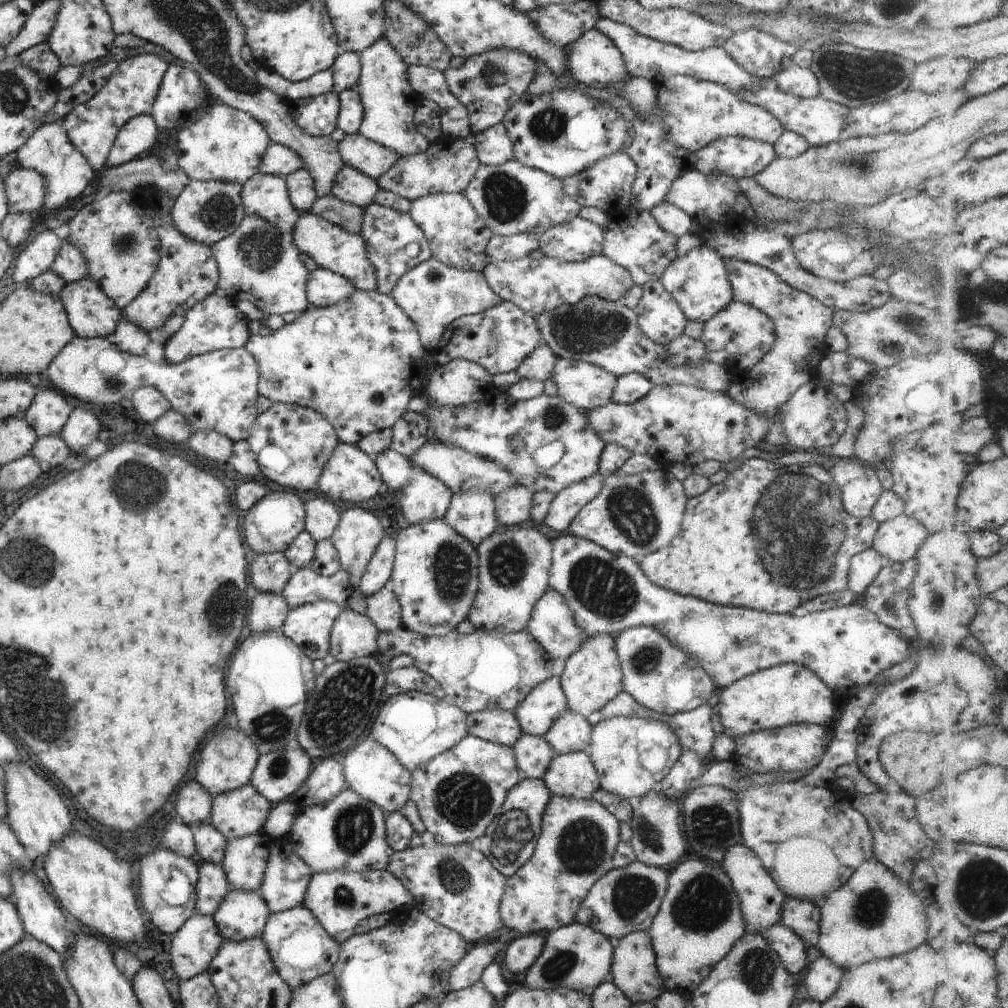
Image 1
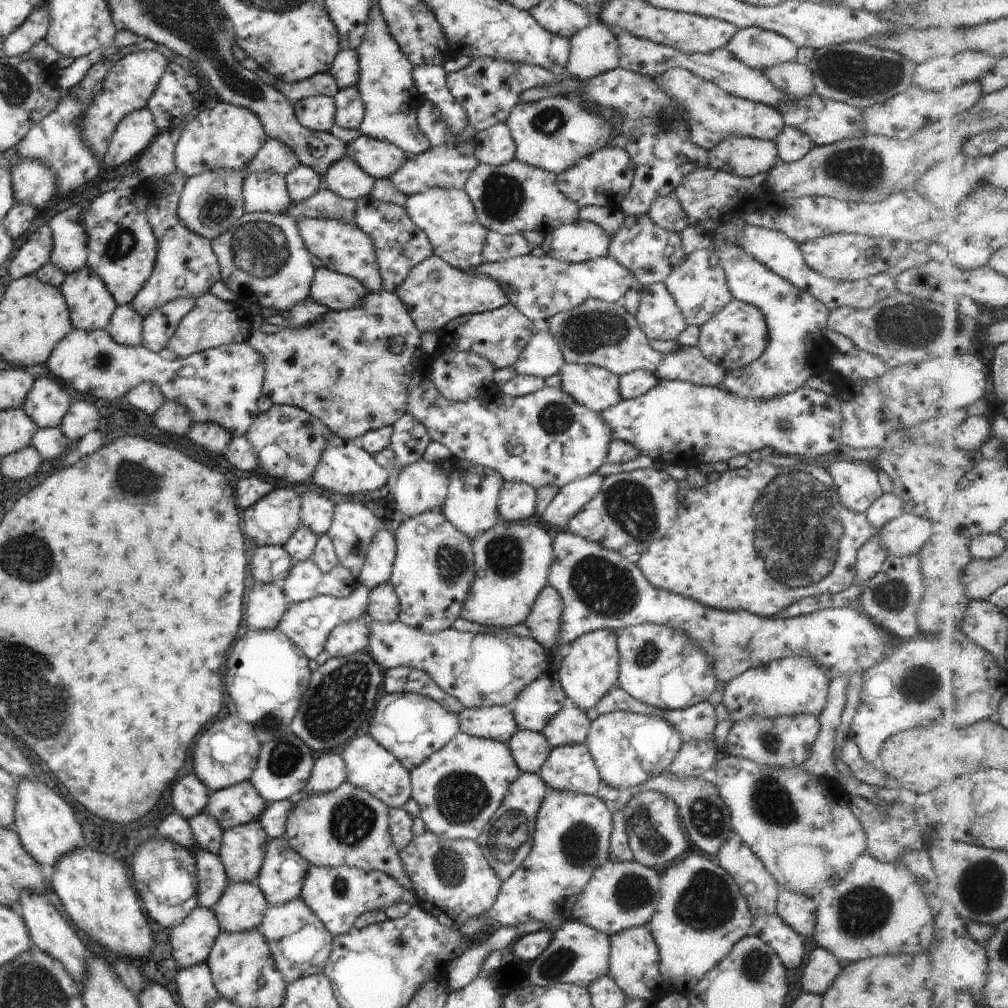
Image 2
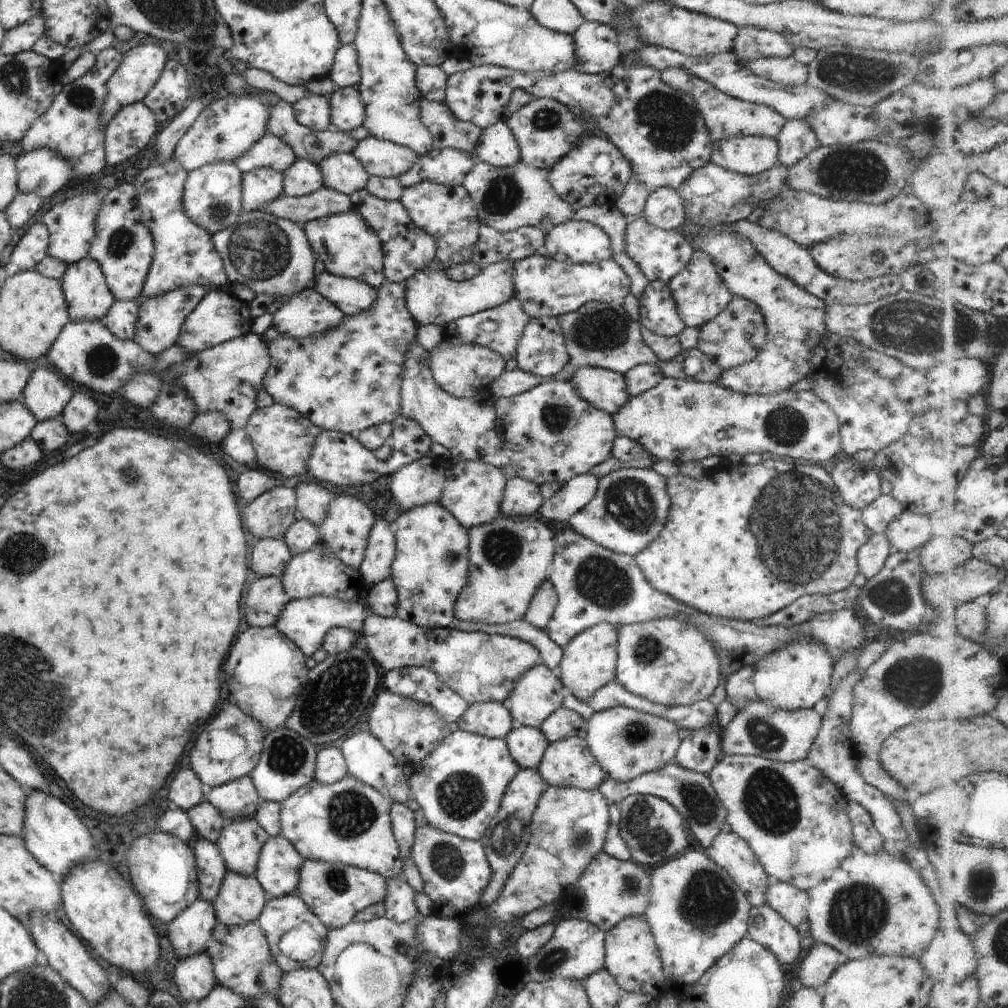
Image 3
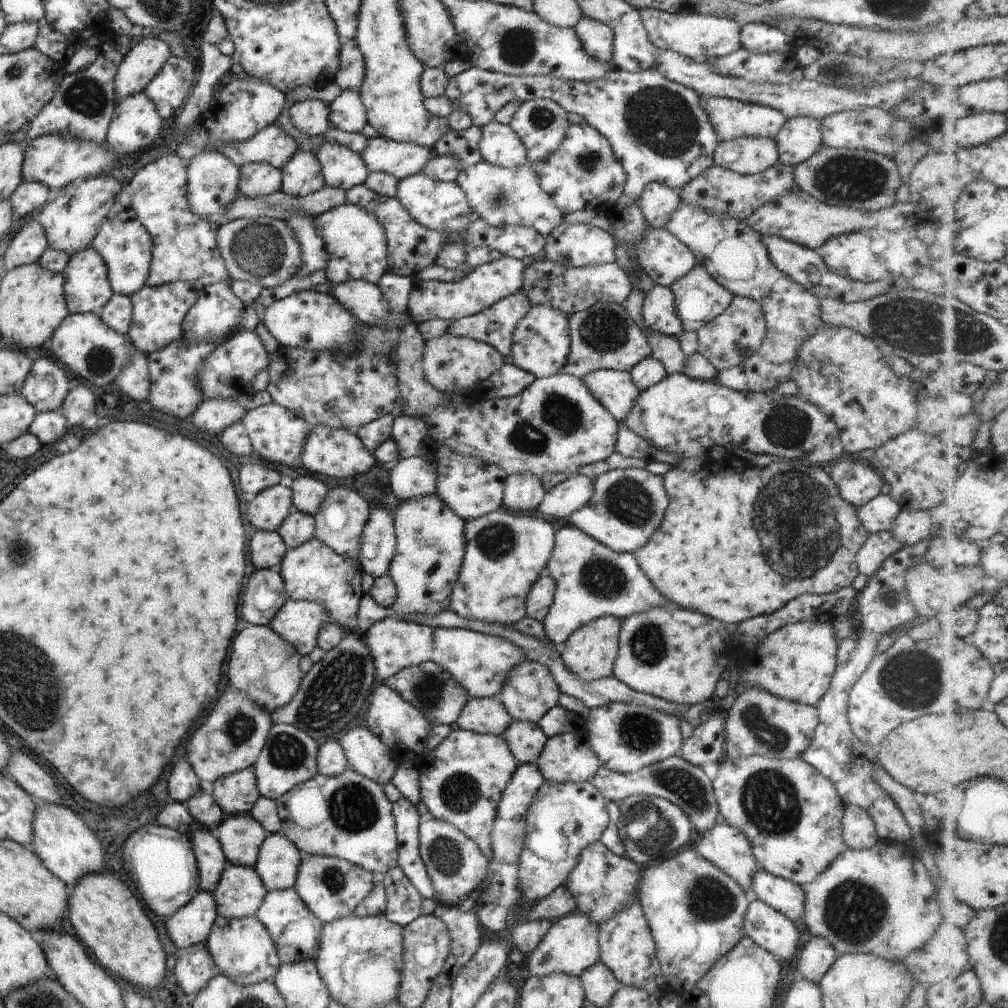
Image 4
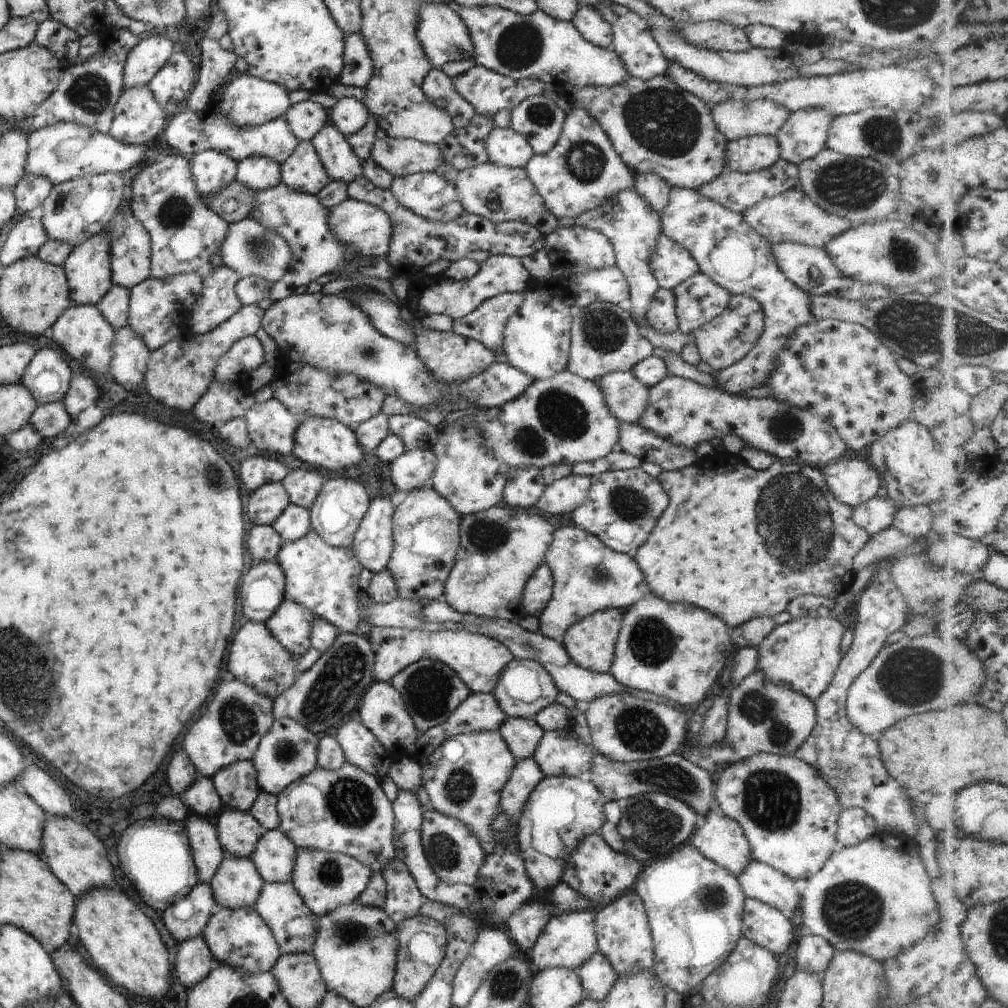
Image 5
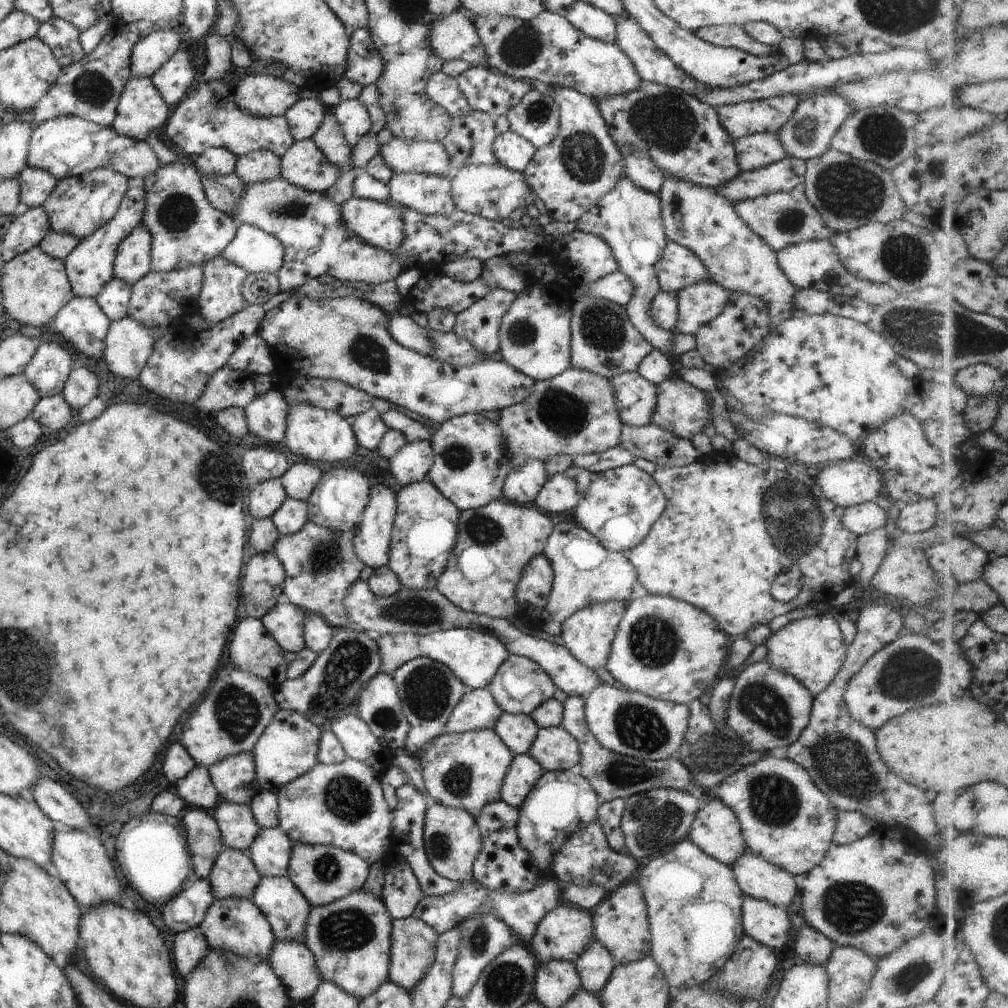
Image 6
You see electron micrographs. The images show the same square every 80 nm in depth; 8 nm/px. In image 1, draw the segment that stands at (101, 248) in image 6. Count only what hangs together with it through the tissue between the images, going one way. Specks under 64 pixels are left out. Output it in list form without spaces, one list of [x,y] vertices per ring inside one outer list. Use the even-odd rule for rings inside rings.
[[[89,279],[64,285],[58,294],[75,337],[107,338],[120,319],[120,309]]]

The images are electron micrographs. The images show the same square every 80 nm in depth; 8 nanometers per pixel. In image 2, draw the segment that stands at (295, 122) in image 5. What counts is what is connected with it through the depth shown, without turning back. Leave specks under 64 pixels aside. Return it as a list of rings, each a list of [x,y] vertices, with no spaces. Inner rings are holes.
[[[305,97],[291,105],[297,122],[306,129],[329,132],[333,126],[335,107],[332,97]]]

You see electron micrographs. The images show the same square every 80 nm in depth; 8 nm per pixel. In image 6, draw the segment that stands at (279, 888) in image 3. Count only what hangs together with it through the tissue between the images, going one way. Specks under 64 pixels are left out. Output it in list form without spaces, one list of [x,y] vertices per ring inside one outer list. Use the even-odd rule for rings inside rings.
[[[279,826],[260,828],[247,855],[261,877],[285,877],[292,846],[292,840]]]

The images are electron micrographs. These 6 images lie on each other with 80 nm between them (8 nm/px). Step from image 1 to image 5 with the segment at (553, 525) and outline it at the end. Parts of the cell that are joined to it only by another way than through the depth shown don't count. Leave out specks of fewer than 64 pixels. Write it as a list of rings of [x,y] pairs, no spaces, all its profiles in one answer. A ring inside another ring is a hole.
[[[569,475],[551,481],[534,504],[541,512],[561,516],[575,510],[586,499],[591,479],[585,475]]]

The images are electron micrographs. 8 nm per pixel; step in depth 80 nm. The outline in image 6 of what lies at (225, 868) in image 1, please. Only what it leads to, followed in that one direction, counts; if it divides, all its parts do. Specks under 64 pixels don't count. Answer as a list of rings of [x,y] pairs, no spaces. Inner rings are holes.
[[[218,800],[217,806],[209,813],[216,822],[223,848],[247,853],[260,829],[251,814],[249,805],[236,805]]]

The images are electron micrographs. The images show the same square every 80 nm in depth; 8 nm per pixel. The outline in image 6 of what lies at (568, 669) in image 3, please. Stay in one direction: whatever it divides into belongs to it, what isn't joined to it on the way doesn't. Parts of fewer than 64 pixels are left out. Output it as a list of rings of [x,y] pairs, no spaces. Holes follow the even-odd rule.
[[[607,601],[606,603],[590,605],[587,608],[574,612],[567,620],[561,623],[560,636],[561,640],[563,640],[562,646],[585,668],[591,670],[605,668],[610,644],[615,636],[617,625],[624,610],[625,605],[623,603]]]

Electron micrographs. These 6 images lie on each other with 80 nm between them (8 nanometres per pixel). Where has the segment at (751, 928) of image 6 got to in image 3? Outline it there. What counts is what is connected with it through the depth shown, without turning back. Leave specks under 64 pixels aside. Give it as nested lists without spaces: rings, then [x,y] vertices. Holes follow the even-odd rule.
[[[767,905],[750,907],[746,927],[746,936],[768,948],[782,964],[799,958],[801,935]]]

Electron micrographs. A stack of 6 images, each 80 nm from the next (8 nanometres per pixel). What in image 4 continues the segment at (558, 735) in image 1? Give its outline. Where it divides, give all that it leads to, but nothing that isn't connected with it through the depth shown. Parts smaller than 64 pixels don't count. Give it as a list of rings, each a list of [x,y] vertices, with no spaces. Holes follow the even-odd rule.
[[[555,705],[550,708],[537,722],[541,732],[549,738],[563,733],[573,733],[582,737],[586,734],[585,723],[577,714]]]

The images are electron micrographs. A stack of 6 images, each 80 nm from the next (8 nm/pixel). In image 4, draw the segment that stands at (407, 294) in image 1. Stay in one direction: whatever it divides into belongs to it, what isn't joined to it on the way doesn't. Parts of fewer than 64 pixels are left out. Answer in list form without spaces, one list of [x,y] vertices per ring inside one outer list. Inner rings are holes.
[[[501,256],[487,264],[472,267],[471,272],[458,281],[417,280],[408,294],[407,316],[417,325],[435,319],[450,322],[481,312],[497,301],[519,292],[523,269],[523,262],[519,258]]]

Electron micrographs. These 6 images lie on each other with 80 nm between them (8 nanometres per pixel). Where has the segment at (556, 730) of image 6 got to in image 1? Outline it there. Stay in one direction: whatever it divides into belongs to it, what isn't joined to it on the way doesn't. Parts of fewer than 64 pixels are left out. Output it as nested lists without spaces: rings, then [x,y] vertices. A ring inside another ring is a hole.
[[[584,751],[555,755],[549,763],[541,780],[548,788],[551,796],[567,797],[570,799],[591,799],[592,794],[600,788],[596,772]]]

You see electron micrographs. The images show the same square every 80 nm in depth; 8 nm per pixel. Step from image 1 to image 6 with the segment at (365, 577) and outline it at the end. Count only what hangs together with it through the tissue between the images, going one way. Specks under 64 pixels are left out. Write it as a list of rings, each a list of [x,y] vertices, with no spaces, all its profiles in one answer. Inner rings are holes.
[[[373,482],[368,501],[356,524],[352,545],[357,558],[369,568],[381,568],[388,563],[390,532],[394,517],[395,492]]]

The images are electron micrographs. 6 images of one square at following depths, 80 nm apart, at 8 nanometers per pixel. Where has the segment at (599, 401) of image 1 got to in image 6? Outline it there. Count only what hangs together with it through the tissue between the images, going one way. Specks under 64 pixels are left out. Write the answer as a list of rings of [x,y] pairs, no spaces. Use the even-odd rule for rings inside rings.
[[[637,371],[615,375],[610,385],[618,419],[632,427],[649,425],[656,403],[656,385],[641,378]]]

